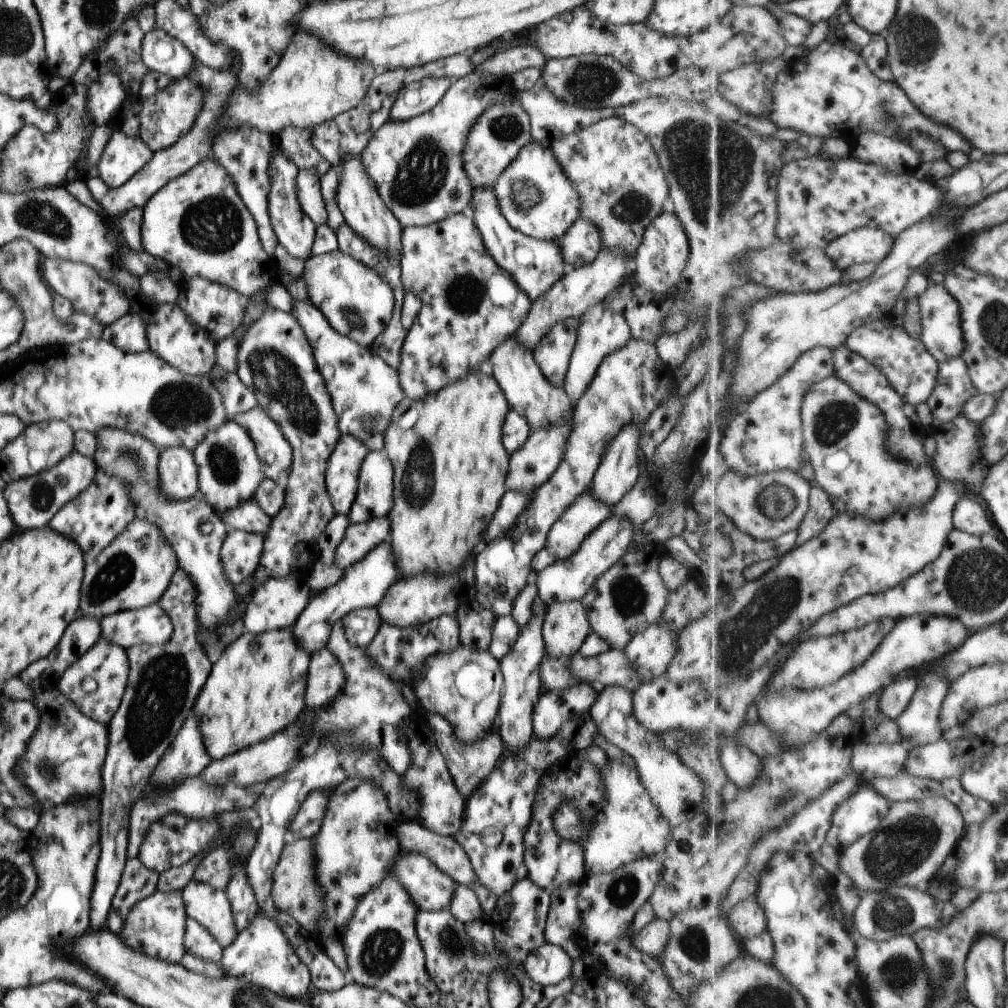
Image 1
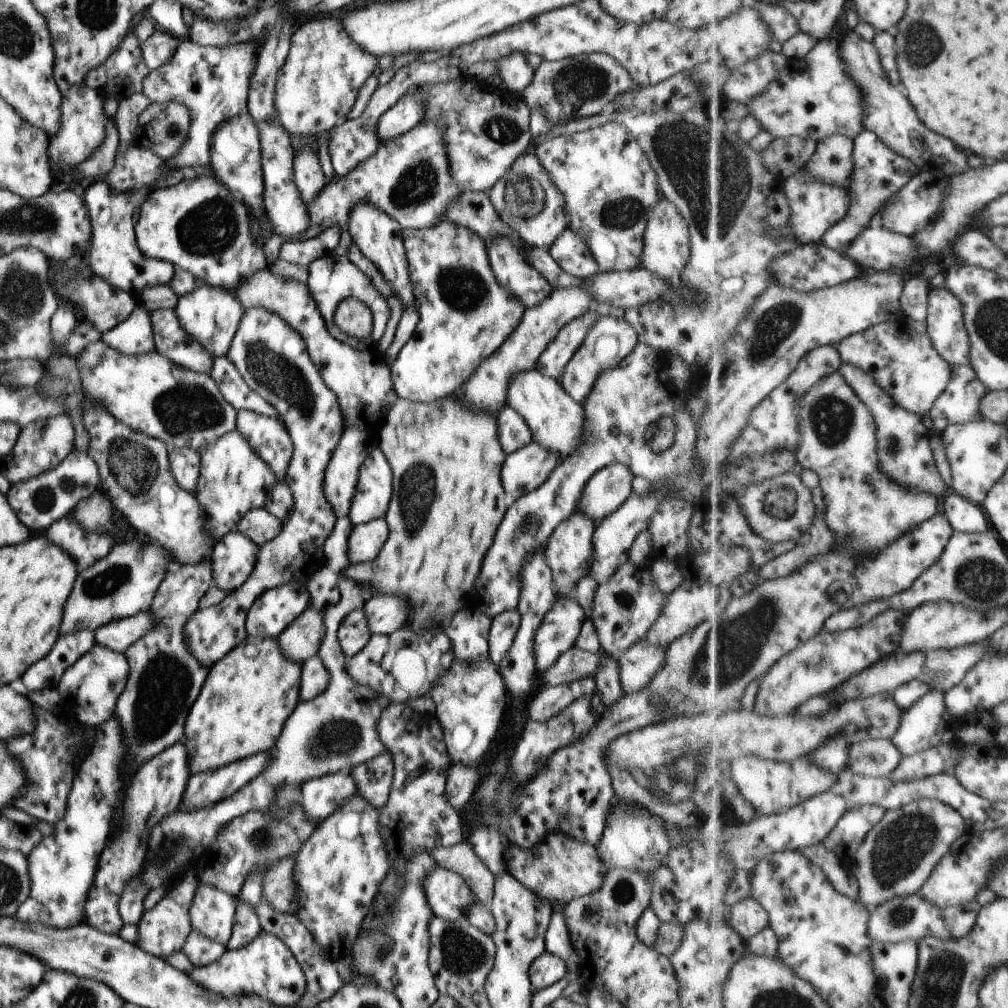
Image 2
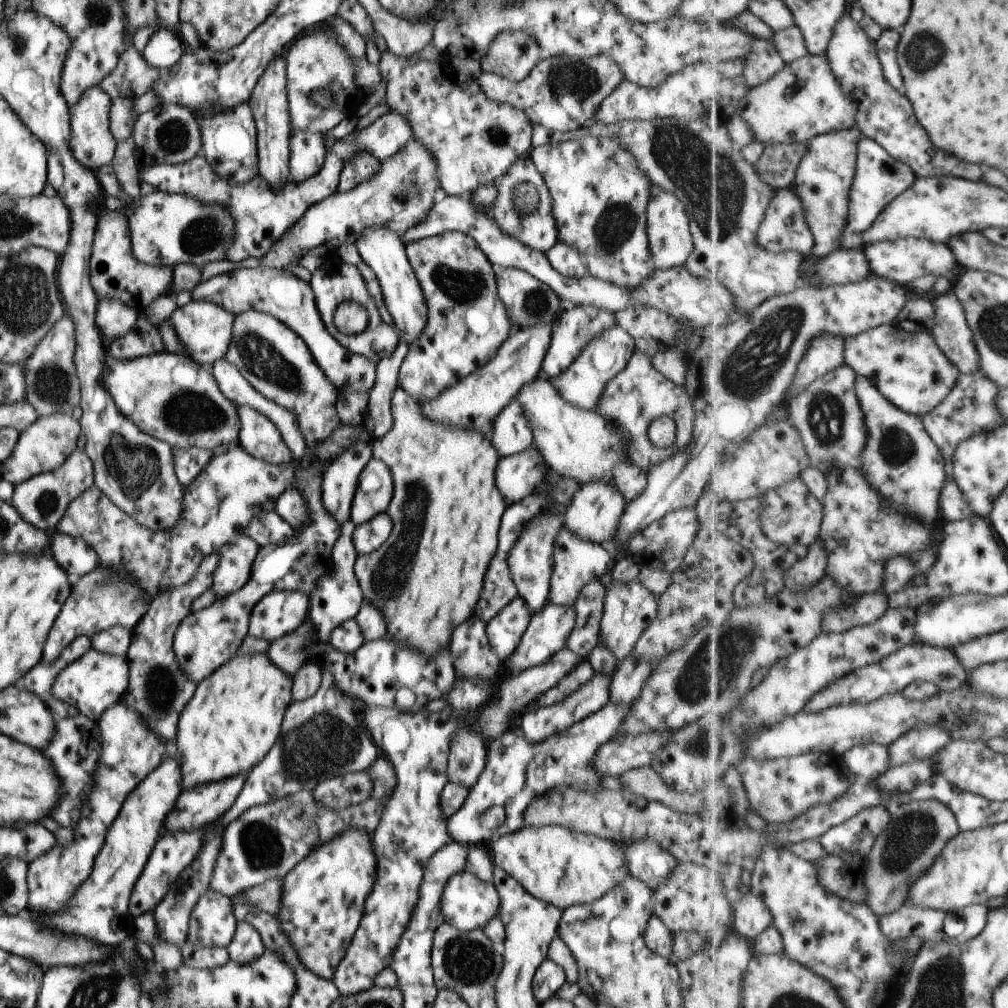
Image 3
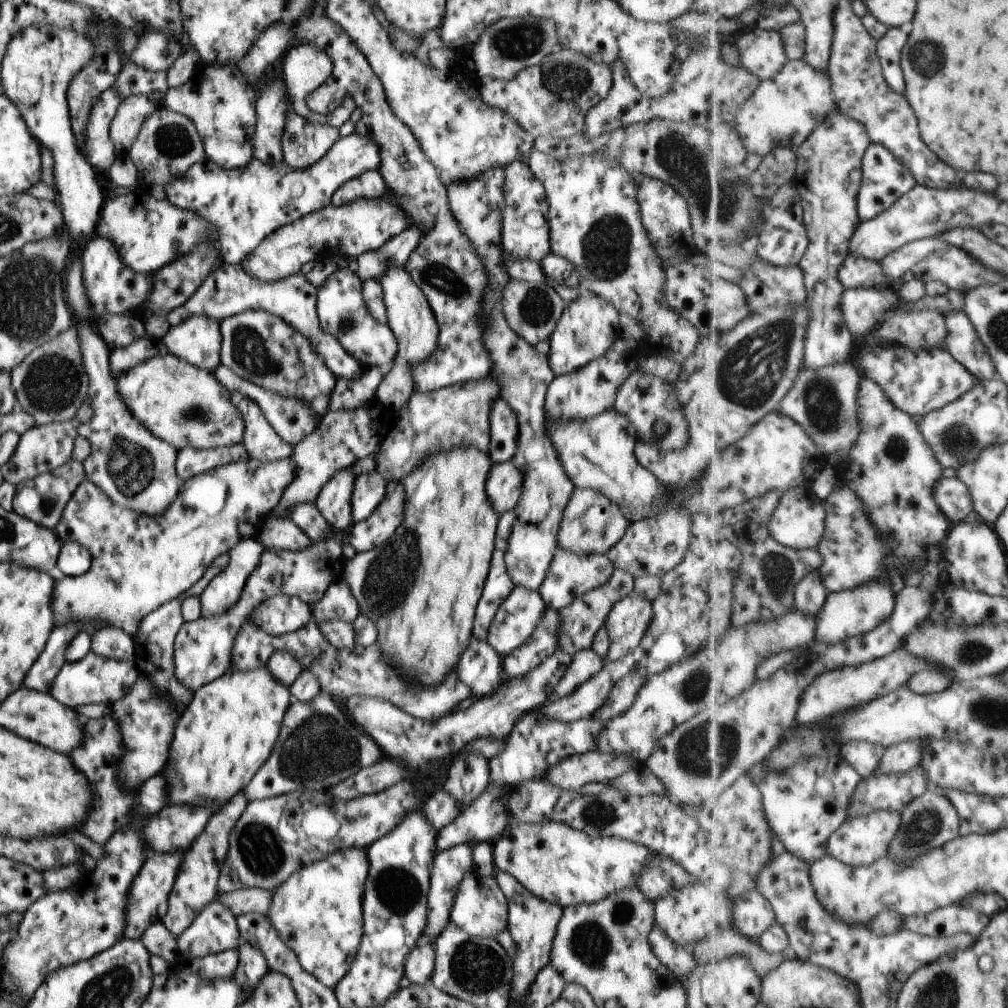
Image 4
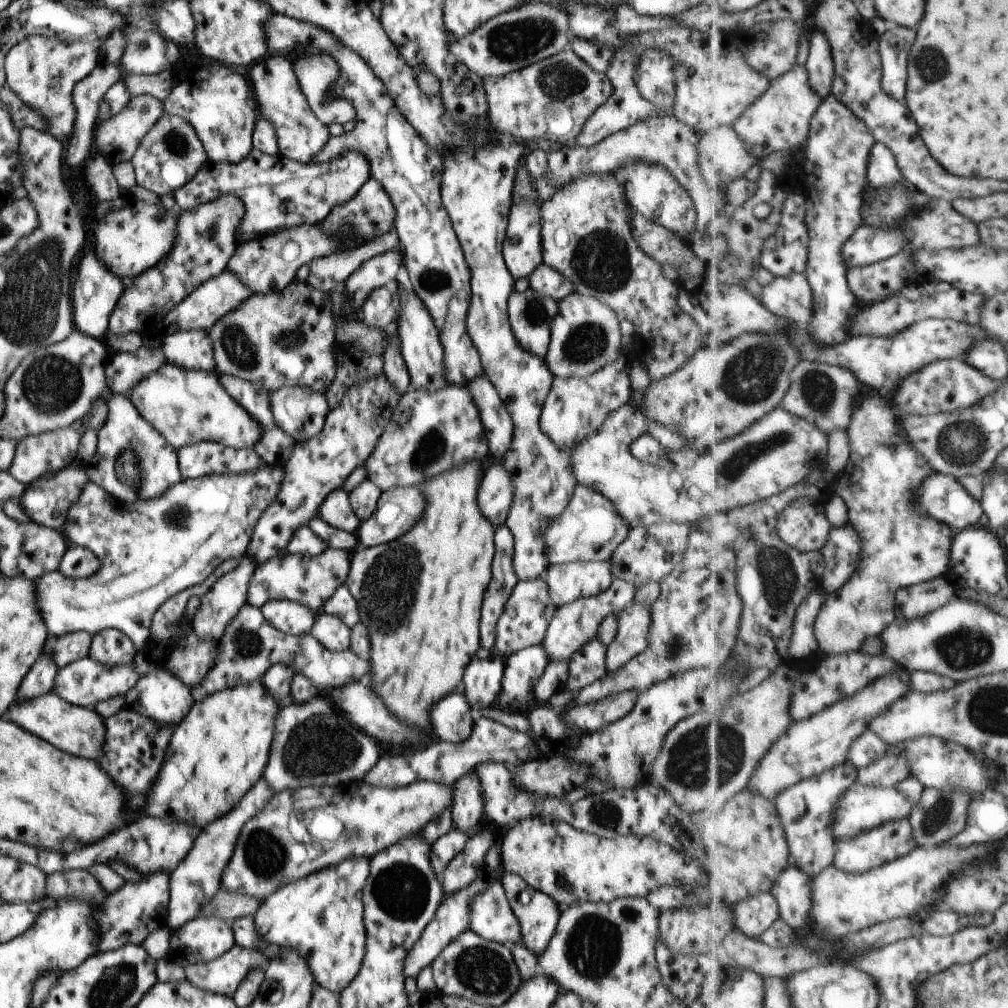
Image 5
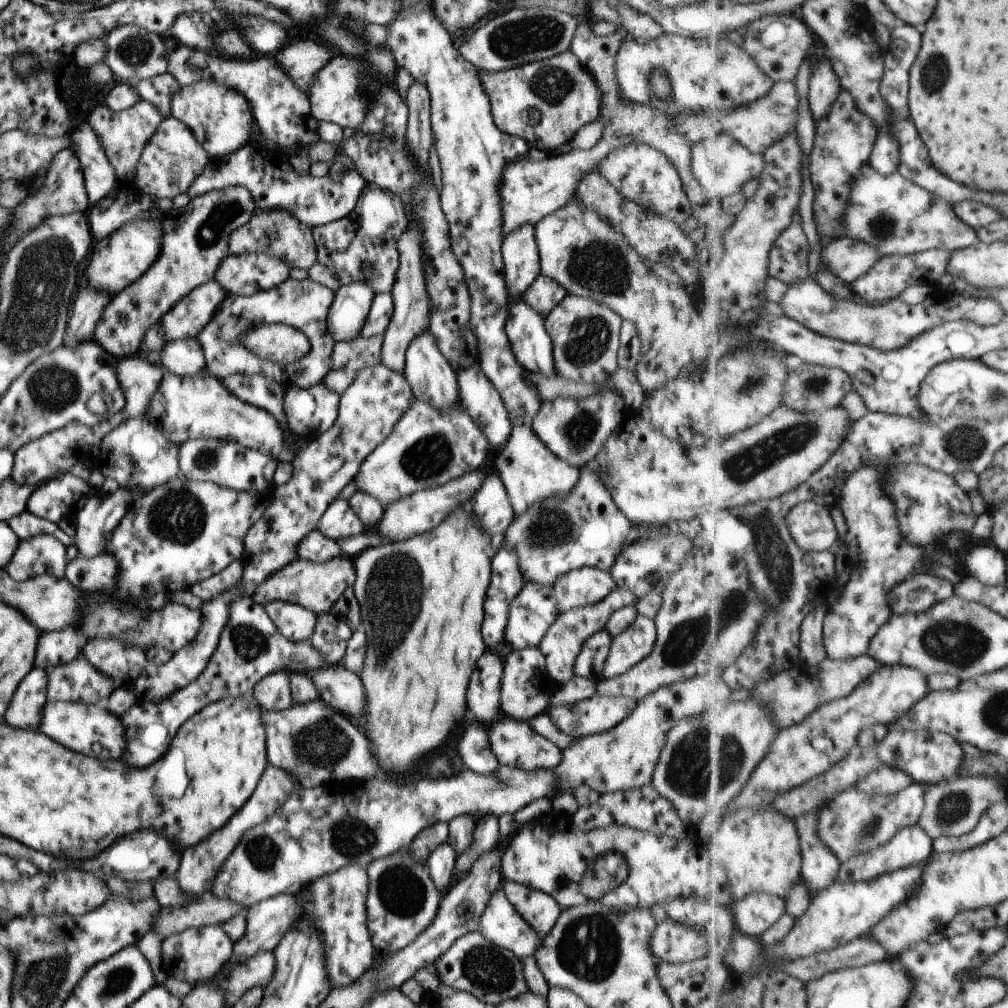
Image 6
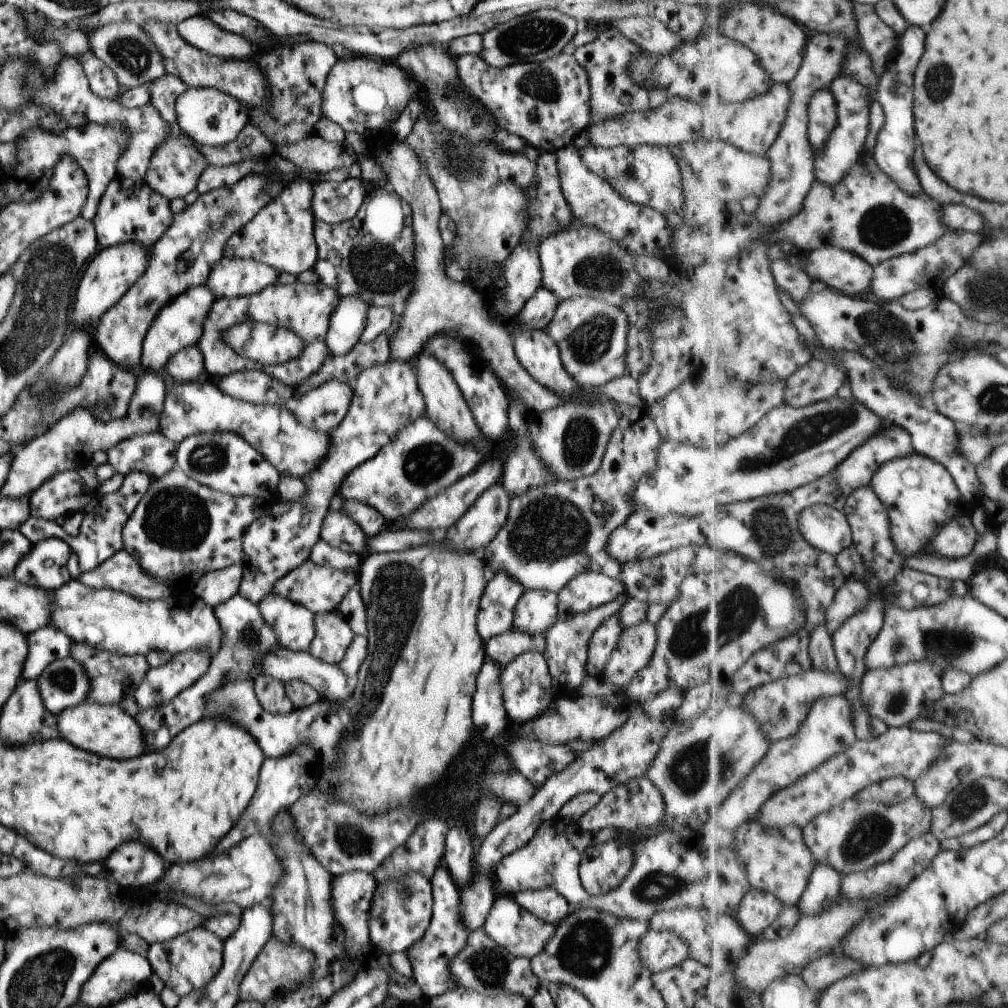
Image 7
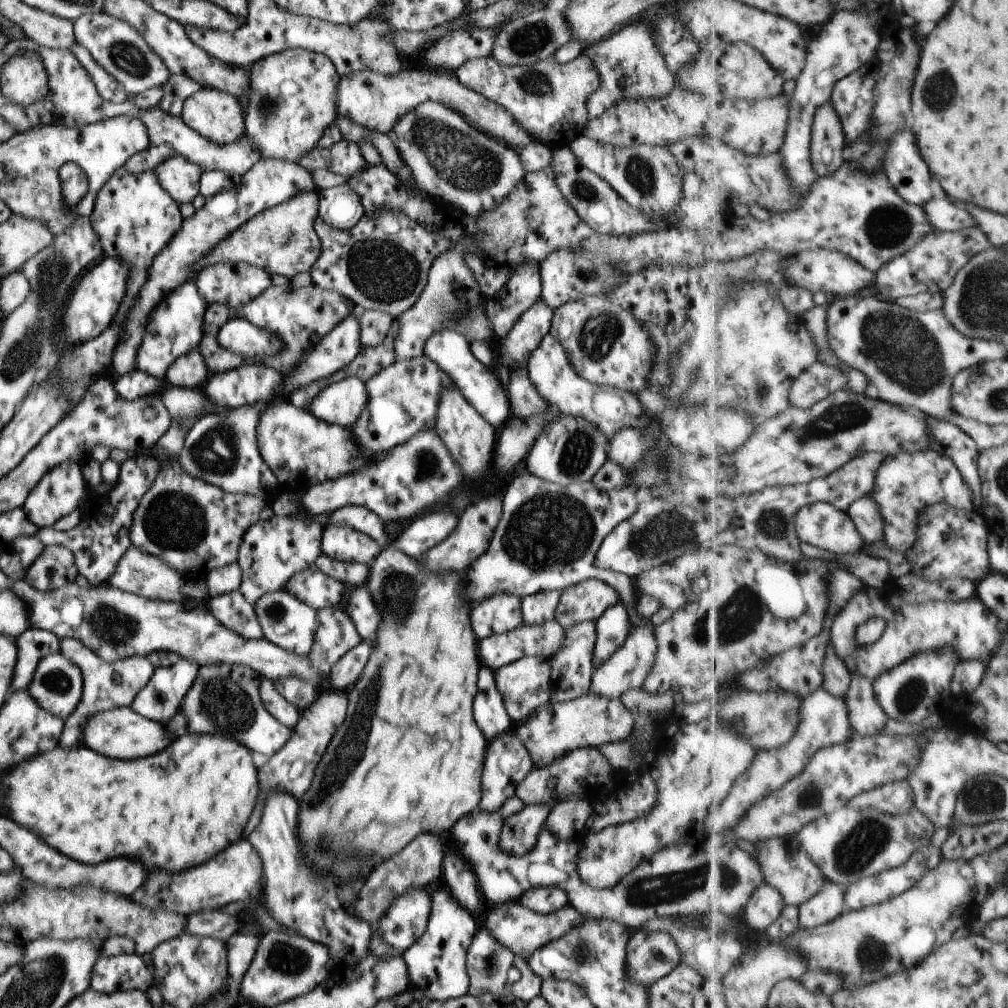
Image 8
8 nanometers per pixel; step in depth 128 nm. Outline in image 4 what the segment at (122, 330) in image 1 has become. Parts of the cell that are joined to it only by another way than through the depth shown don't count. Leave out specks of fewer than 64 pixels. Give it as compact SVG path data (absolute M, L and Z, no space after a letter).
M146 335L136 342L132 342L126 348L115 348L109 351L110 372L117 379L120 374L128 372L130 368L154 358L162 356L168 352L163 339Z

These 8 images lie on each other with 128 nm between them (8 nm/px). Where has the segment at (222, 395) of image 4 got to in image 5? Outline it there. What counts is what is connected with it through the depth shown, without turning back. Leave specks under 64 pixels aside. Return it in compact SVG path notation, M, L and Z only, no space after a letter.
M168 362L134 386L130 400L175 449L200 442L216 442L235 449L260 444L262 426L226 392L215 372L188 370Z

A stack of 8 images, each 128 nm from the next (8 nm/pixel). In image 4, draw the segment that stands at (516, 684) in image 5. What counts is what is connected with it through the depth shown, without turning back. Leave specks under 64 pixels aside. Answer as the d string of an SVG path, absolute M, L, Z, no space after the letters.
M546 607L544 616L540 618L534 634L522 645L506 657L503 657L502 668L504 679L526 676L542 664L558 647L560 634L560 616L552 607Z

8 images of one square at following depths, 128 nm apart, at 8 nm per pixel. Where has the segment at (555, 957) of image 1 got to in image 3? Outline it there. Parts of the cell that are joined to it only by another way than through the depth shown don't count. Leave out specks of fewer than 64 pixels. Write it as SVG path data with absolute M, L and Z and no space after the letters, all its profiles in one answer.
M546 957L536 969L533 978L534 998L541 1005L550 998L556 997L558 990L566 982L567 978L564 969Z

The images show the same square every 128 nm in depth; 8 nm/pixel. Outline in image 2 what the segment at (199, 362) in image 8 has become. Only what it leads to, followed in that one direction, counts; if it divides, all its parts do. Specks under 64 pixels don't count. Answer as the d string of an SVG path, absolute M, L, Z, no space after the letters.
M208 283L200 286L200 288L196 286L189 294L179 296L177 305L174 308L182 330L189 334L190 338L194 338L200 346L205 346L208 354L213 359L227 356L244 311L244 306L232 292Z

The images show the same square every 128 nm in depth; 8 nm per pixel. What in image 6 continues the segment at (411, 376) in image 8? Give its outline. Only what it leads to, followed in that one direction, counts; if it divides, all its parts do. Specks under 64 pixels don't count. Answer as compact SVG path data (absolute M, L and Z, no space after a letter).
M381 362L373 367L366 367L357 372L353 381L340 397L340 412L334 421L334 424L318 435L315 439L309 441L306 446L300 448L300 452L296 454L292 463L292 478L282 484L275 485L271 490L272 499L266 510L262 514L250 530L248 530L244 540L244 552L240 558L244 568L244 574L239 582L240 590L244 596L254 598L254 590L259 584L266 582L272 574L276 574L278 570L282 570L284 566L288 566L290 562L298 560L298 544L310 534L317 530L318 520L331 502L340 494L352 480L364 459L374 452L375 446L380 446L390 434L398 420L404 416L404 412L410 408L410 404L414 402L414 394L411 386L403 373L394 372L390 368L386 368Z

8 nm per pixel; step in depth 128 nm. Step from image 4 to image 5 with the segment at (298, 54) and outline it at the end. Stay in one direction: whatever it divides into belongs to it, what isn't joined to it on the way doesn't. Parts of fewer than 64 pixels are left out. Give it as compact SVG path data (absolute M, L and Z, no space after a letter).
M308 50L302 58L296 60L293 68L296 80L298 80L298 84L300 84L302 92L304 92L304 96L306 96L312 112L323 123L326 125L331 125L332 123L343 125L356 118L356 110L352 102L346 98L337 98L331 92L334 86L336 86L336 82L338 82L338 76L340 76L338 60L332 58L332 55Z

